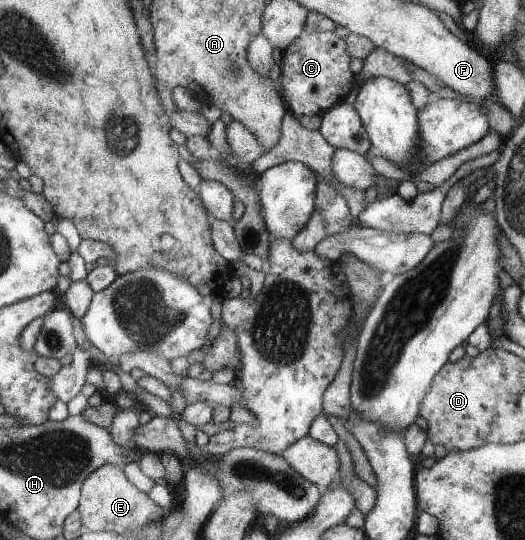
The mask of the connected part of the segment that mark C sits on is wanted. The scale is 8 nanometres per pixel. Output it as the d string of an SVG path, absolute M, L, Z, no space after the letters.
M305 29L283 52L281 61L282 99L289 111L298 118L301 115L323 115L343 102L357 83L356 74L349 67L351 56L347 43L333 32L310 32Z

